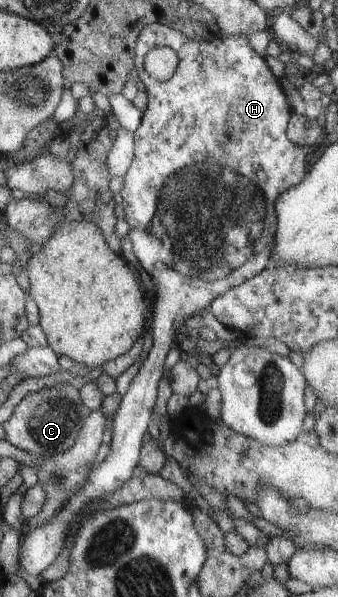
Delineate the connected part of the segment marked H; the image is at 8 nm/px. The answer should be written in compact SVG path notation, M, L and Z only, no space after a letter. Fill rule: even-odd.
M152 22L151 24L146 24L144 29L141 29L140 35L138 36L136 47L135 47L135 69L134 75L136 79L141 79L144 82L148 103L146 111L144 111L141 117L140 125L136 131L133 131L135 148L132 163L123 177L125 184L124 188L121 190L123 207L125 212L125 220L128 225L130 225L130 231L128 233L130 239L132 240L132 247L134 250L134 255L136 259L140 262L141 267L150 275L152 282L154 283L155 292L155 304L153 311L153 321L152 321L152 347L148 351L148 355L143 359L142 365L140 366L138 373L133 377L129 384L129 388L125 395L121 399L119 408L116 413L111 417L110 422L112 424L112 438L110 441L110 451L106 455L106 459L96 465L91 469L88 477L82 485L82 487L67 501L67 504L58 510L58 513L52 516L44 524L36 527L33 530L27 530L24 537L21 538L21 543L19 547L19 558L20 558L20 569L18 569L17 574L23 578L26 575L38 575L41 574L47 567L50 567L56 557L60 555L62 547L66 545L66 535L70 533L70 527L74 525L74 521L78 521L78 517L82 516L82 509L86 509L86 505L93 504L94 501L102 501L104 497L108 497L110 493L114 493L116 489L126 485L126 481L130 481L134 477L134 469L138 464L140 449L148 430L148 425L152 419L152 412L154 409L154 404L157 400L158 383L162 379L162 372L164 369L164 360L167 353L171 348L177 344L179 339L179 334L184 329L185 321L188 317L192 317L199 313L200 311L209 307L210 303L216 299L219 295L226 293L228 289L232 287L238 287L242 285L244 281L256 277L263 269L268 268L272 265L272 247L274 247L274 237L277 229L277 219L276 217L276 206L275 201L278 196L281 196L287 189L298 185L301 181L306 179L306 160L308 158L308 153L305 151L305 147L301 147L298 144L292 143L286 135L287 125L293 112L291 105L286 101L286 94L284 93L283 87L281 86L281 80L274 77L274 73L270 71L270 66L267 64L265 58L260 57L252 47L250 47L249 38L243 35L219 35L216 39L209 42L197 42L191 40L186 35L178 33L175 29L168 27L166 24L161 24L158 22ZM168 46L170 49L174 49L178 55L178 65L176 66L176 71L174 75L168 79L168 81L158 81L155 77L152 77L145 70L145 55L152 48Z

